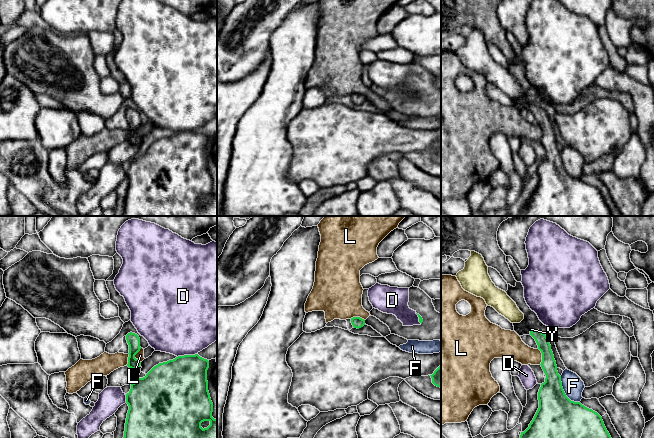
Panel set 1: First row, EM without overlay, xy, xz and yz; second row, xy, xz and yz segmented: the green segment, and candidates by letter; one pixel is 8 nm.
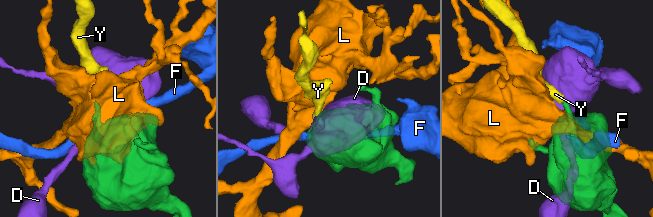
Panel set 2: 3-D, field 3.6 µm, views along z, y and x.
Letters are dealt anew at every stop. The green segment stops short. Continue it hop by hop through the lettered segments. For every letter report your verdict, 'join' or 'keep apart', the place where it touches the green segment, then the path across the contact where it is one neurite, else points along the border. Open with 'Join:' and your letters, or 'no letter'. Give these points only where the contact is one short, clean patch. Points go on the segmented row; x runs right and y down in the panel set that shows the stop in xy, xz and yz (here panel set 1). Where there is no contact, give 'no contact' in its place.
Join: Y
D: keep apart | xy (186, 355)
F: keep apart | yz (564, 392)
L: keep apart | yz (542, 356) | along yz (538, 348), (541, 353), (540, 364)
Y: join | yz (532, 331) | across yz (544, 346), (542, 341), (532, 331), (531, 329)

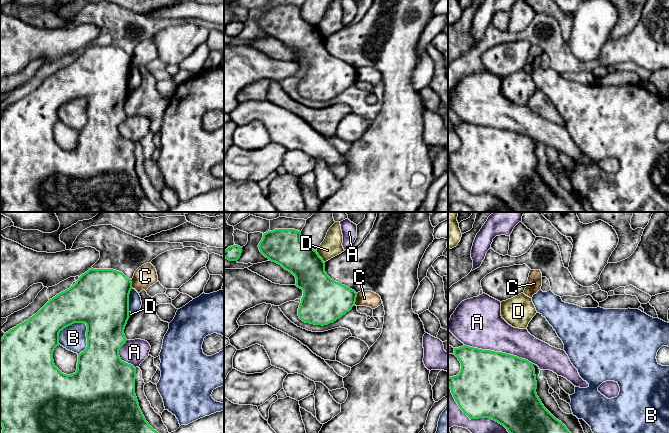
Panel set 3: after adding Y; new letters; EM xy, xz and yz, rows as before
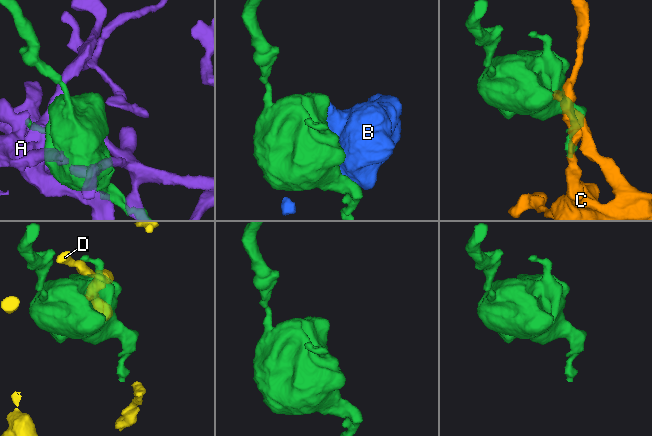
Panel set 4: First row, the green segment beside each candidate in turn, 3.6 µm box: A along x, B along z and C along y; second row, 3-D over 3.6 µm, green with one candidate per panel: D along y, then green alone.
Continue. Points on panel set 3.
Join: no letter
A: keep apart | yz (471, 418)
B: keep apart | xy (87, 339)
C: keep apart | xz (355, 299) | along xz (357, 293), (354, 304)
D: keep apart | xz (319, 256)

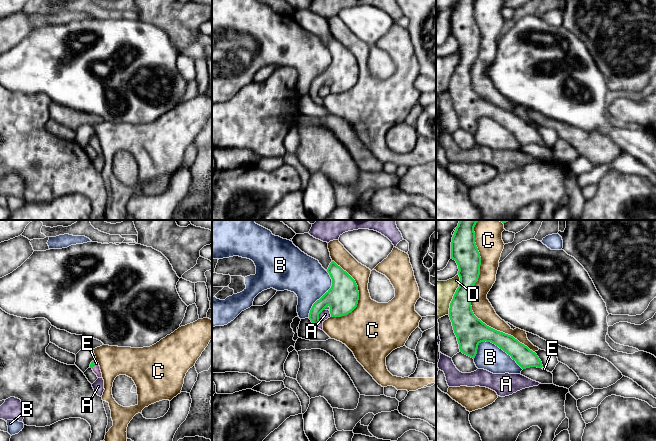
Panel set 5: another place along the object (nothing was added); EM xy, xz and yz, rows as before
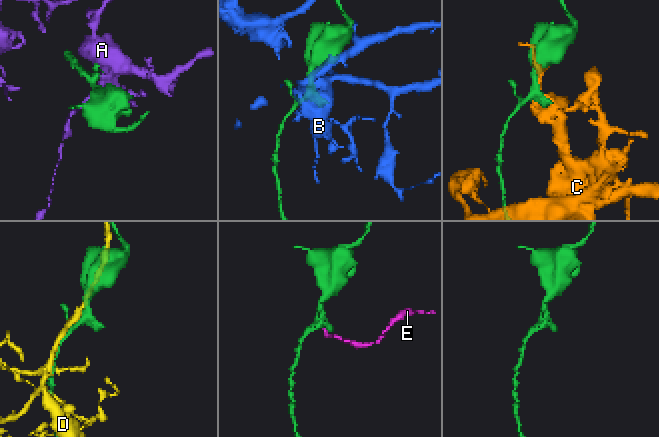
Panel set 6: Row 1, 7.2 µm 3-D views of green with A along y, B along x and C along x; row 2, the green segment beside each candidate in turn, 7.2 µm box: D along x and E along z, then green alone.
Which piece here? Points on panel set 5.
Join: E
A: keep apart | xz (318, 315)
B: keep apart | yz (501, 348)
C: keep apart | yz (470, 297)
D: keep apart | yz (454, 294)
E: join | xy (94, 364) | across xy (92, 364), (94, 364), (96, 369)

